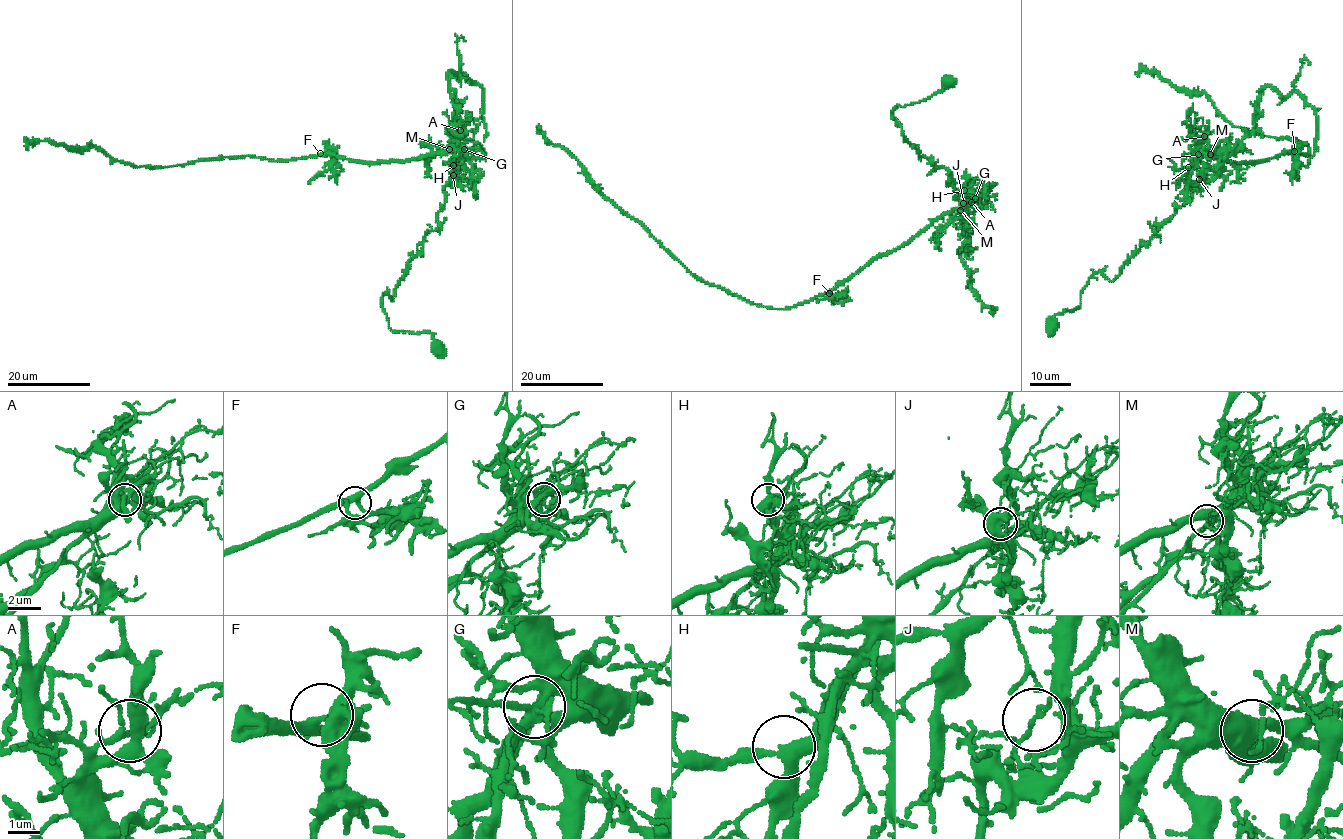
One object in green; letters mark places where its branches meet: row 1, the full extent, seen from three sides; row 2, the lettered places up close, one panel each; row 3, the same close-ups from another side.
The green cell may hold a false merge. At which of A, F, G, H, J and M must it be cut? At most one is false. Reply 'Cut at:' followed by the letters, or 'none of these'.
Cut at: J

